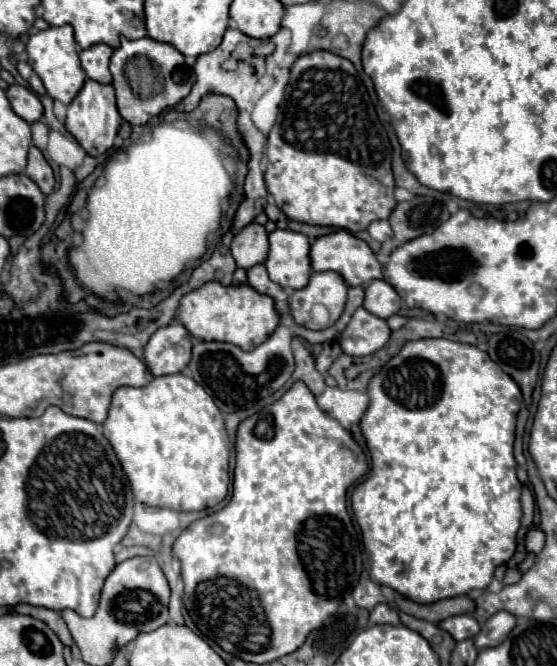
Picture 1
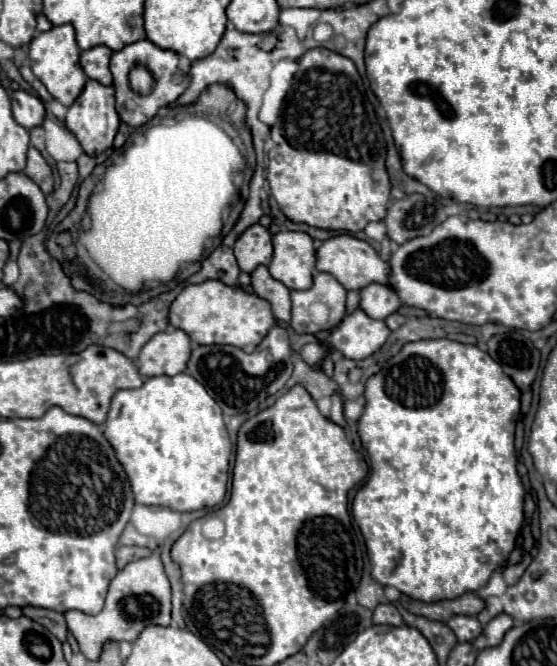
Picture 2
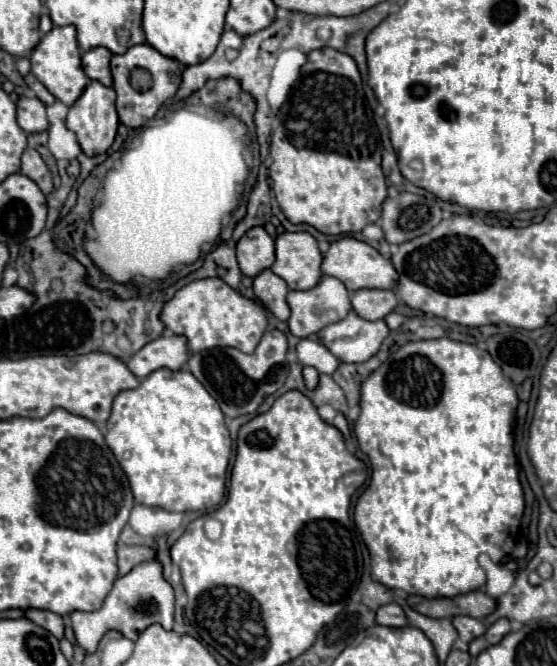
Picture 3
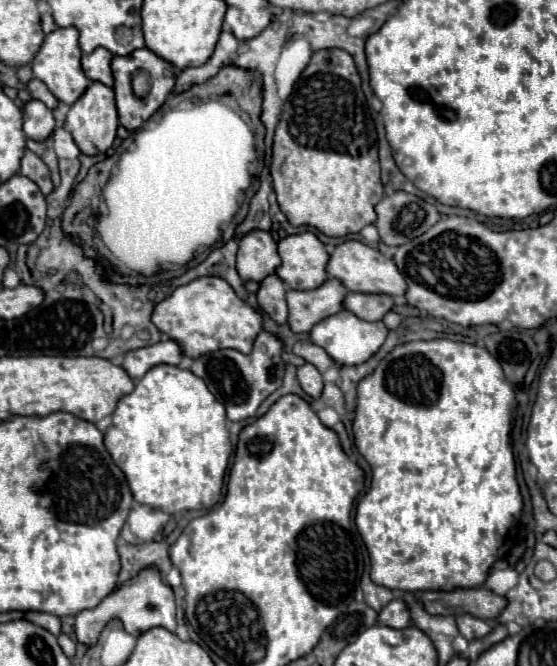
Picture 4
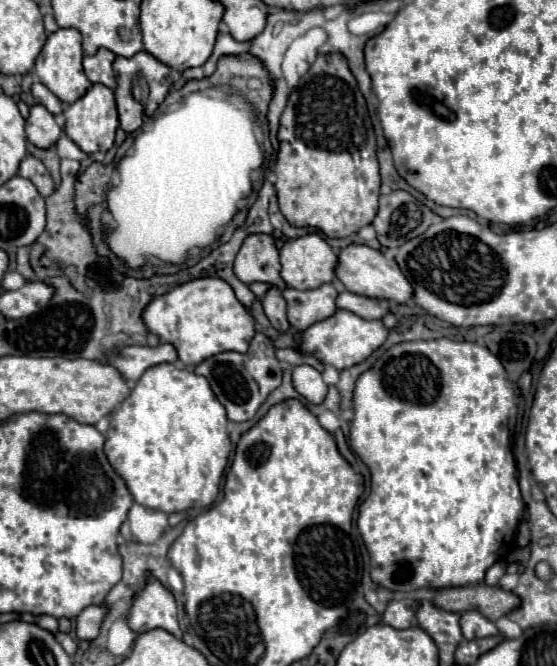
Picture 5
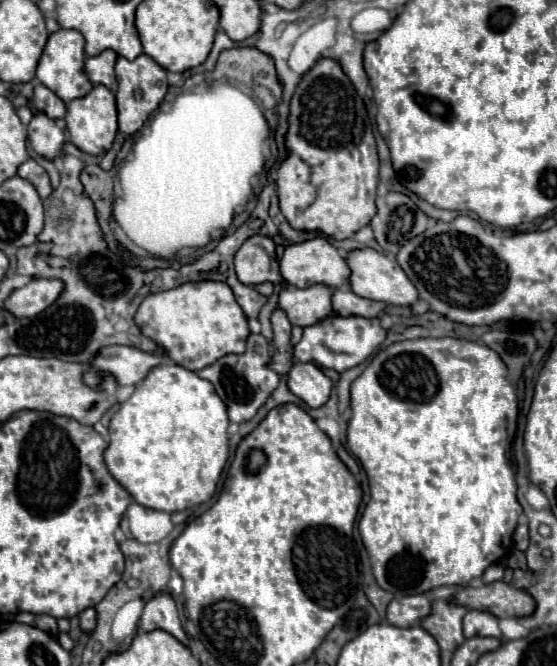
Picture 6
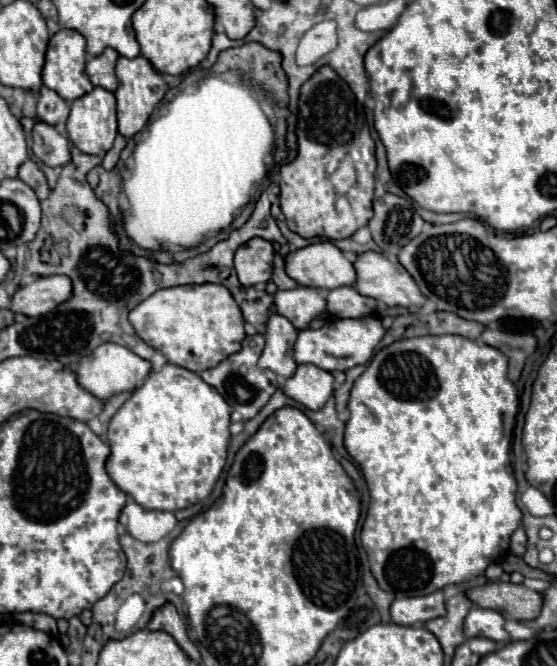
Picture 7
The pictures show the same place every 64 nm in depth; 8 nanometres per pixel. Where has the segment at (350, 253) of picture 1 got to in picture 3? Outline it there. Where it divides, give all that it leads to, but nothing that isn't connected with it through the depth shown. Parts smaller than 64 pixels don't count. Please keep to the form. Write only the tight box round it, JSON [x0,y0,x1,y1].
[322,238,398,292]

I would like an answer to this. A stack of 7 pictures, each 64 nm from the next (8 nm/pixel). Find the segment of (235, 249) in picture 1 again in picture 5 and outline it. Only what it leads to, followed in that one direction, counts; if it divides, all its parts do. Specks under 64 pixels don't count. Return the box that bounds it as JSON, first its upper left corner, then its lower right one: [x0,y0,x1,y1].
[234,234,286,290]

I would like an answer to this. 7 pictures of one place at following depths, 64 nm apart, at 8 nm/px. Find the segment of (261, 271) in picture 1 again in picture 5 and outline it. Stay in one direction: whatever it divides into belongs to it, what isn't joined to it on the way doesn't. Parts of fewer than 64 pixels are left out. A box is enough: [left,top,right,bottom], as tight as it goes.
[262,288,290,332]

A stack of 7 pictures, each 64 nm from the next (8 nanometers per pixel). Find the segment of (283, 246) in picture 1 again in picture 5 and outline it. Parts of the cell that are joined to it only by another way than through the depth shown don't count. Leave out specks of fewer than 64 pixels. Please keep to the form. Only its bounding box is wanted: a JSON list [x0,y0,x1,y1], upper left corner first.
[280,234,338,290]

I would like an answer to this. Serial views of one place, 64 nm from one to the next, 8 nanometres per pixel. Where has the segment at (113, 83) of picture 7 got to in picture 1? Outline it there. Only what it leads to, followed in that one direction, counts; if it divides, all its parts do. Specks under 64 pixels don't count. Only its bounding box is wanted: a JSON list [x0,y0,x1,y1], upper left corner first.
[80,44,112,84]

